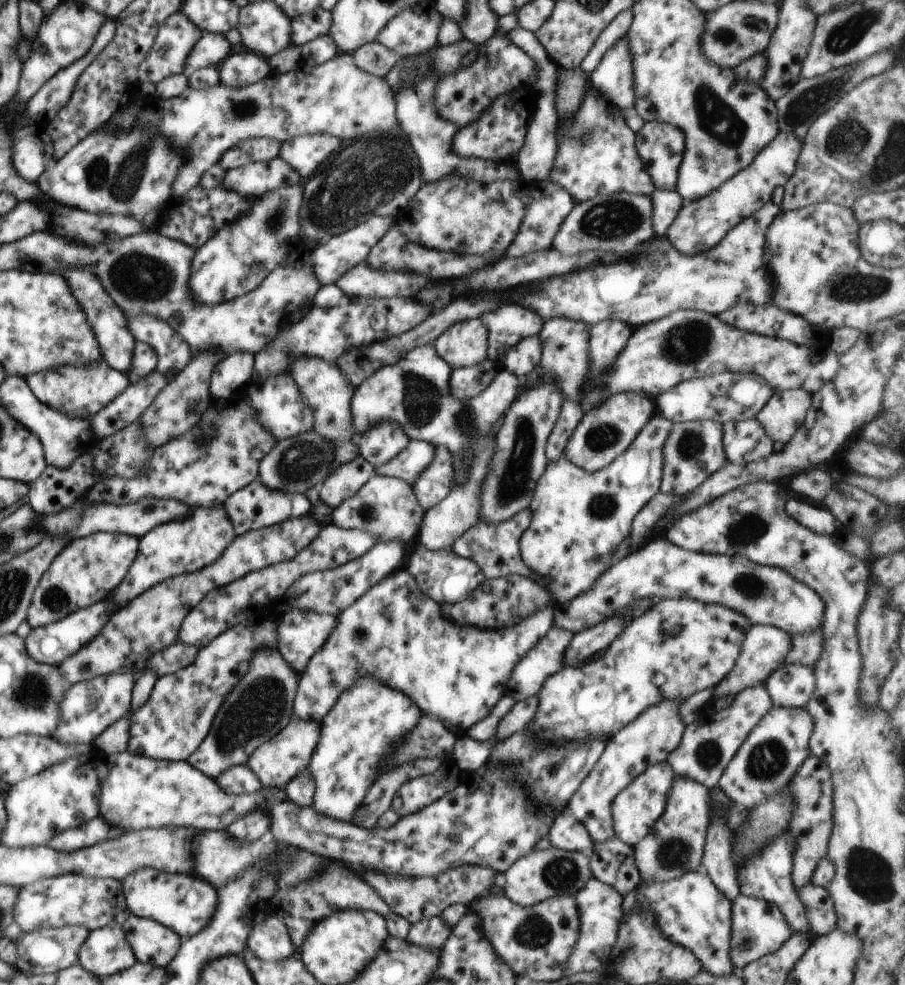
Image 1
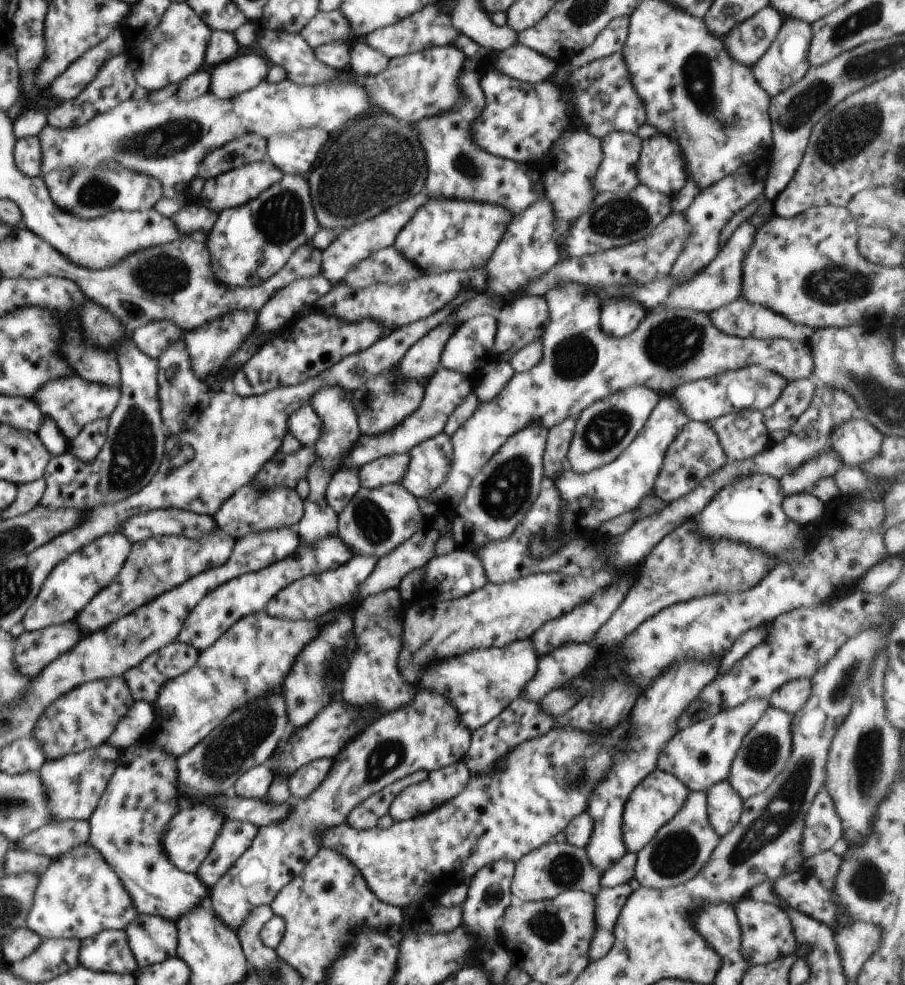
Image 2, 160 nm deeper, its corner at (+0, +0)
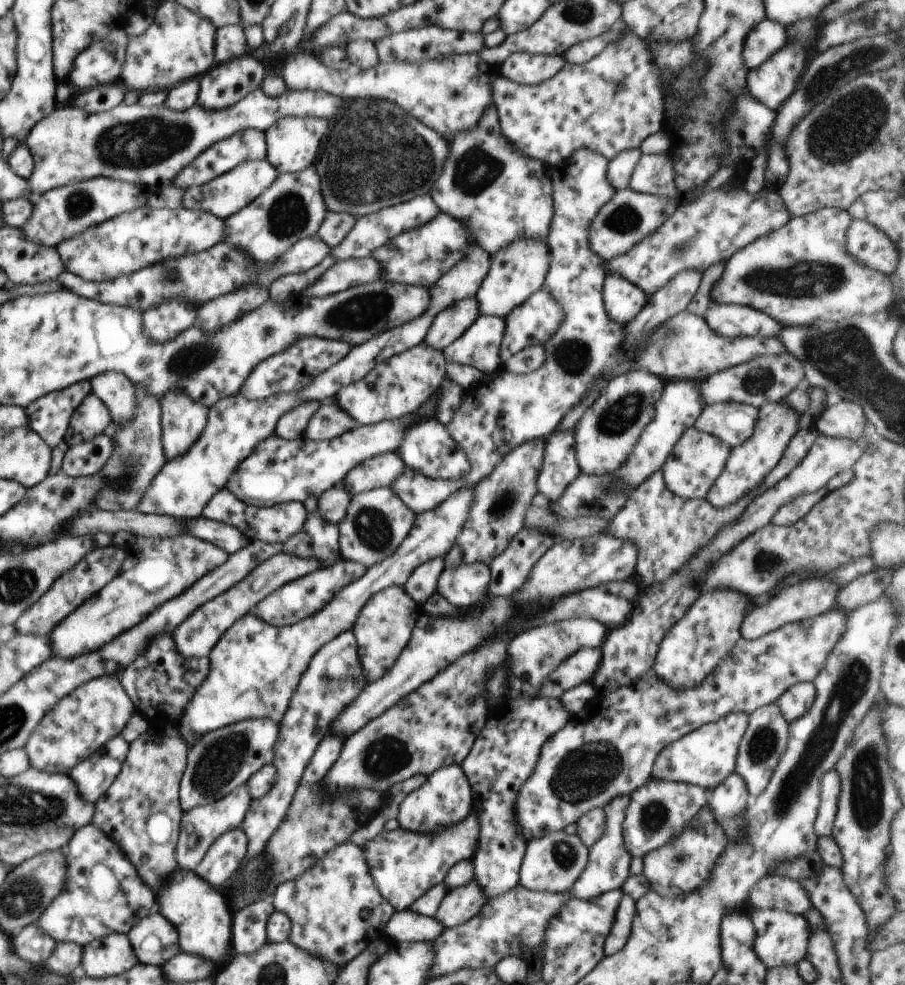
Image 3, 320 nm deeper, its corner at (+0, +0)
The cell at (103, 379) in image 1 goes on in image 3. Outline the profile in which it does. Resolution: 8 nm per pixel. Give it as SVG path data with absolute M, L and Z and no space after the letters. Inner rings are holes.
M90 393L71 416L64 442L70 448L78 443L95 439L106 434L112 422L108 407L98 396Z

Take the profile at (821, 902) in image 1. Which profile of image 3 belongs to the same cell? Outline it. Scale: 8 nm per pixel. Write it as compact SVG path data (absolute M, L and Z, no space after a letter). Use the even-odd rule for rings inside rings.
M763 876L750 889L747 901L755 909L774 909L801 915L813 906L798 881L779 876Z

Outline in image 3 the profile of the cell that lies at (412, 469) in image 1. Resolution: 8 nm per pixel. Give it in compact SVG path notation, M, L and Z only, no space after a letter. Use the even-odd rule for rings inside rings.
M397 452L377 454L352 467L345 474L341 486L352 497L372 489L390 487L405 468Z

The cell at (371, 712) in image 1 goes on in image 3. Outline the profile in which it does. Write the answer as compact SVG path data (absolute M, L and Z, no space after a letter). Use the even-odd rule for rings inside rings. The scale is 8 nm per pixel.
M394 585L371 596L360 611L352 631L358 640L358 654L364 674L368 676L370 682L382 678L394 666L400 652L408 644L416 620L420 616L418 604L407 594L403 586Z

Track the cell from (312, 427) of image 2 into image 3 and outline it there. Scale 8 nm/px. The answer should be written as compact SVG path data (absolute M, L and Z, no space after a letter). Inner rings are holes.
M326 399L311 416L303 436L313 441L331 441L359 426L337 401Z

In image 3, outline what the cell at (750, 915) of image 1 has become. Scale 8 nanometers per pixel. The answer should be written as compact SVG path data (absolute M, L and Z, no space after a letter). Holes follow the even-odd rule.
M754 909L750 918L755 928L755 953L769 969L794 966L806 958L812 928L801 914L774 909Z

